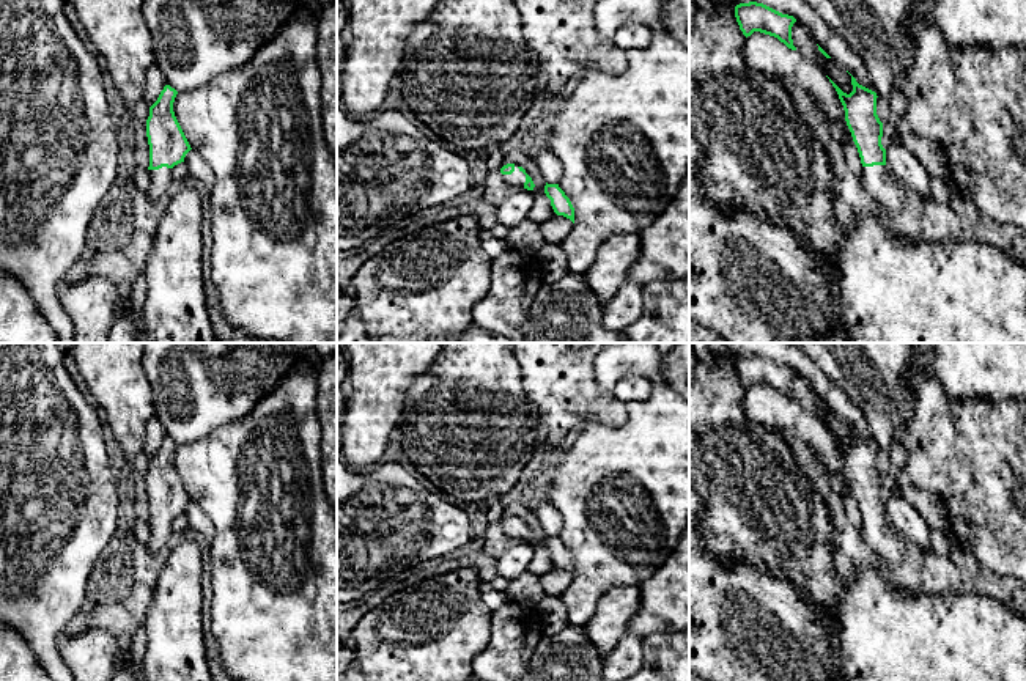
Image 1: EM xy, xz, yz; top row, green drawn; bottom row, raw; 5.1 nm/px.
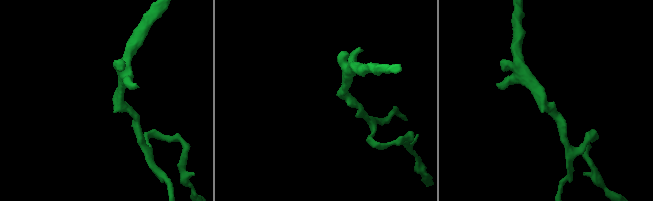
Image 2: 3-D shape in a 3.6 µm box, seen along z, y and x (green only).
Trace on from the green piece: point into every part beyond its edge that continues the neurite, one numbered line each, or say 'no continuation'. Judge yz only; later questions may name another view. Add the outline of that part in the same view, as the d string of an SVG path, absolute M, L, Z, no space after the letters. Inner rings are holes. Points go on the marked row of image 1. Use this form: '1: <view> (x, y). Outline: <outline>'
1: yz (888, 194). Outline: M888 165L864 167L861 181L878 209L894 220L905 206L905 187L889 173Z

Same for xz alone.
1: xz (516, 180). Outline: M515 165L515 171L511 175L502 175L508 189L524 189L526 175Z

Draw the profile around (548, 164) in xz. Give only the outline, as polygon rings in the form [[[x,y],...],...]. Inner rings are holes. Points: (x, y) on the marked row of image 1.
[[[544,149],[538,154],[529,154],[529,157],[537,164],[543,179],[548,184],[559,184],[562,179],[563,167],[557,156],[554,156],[549,149]]]

